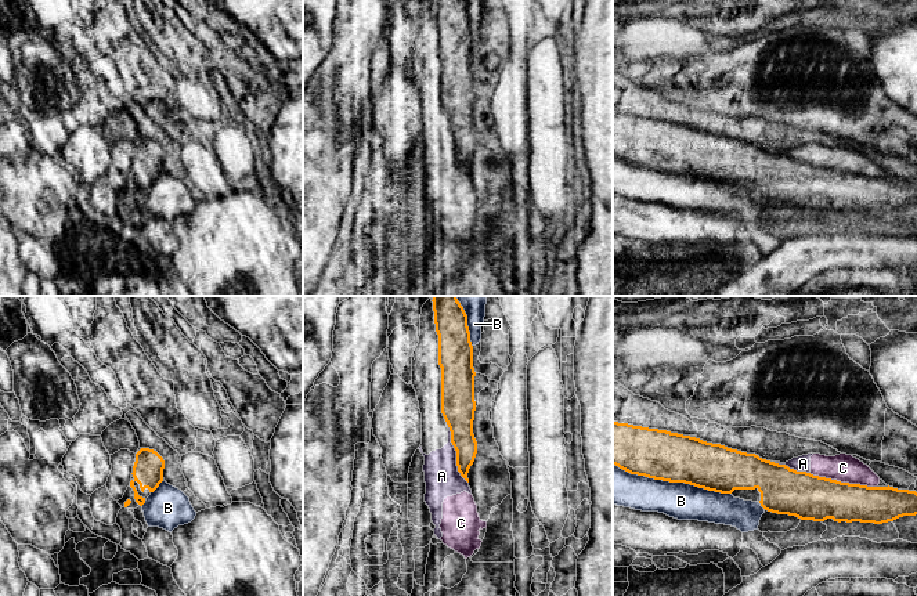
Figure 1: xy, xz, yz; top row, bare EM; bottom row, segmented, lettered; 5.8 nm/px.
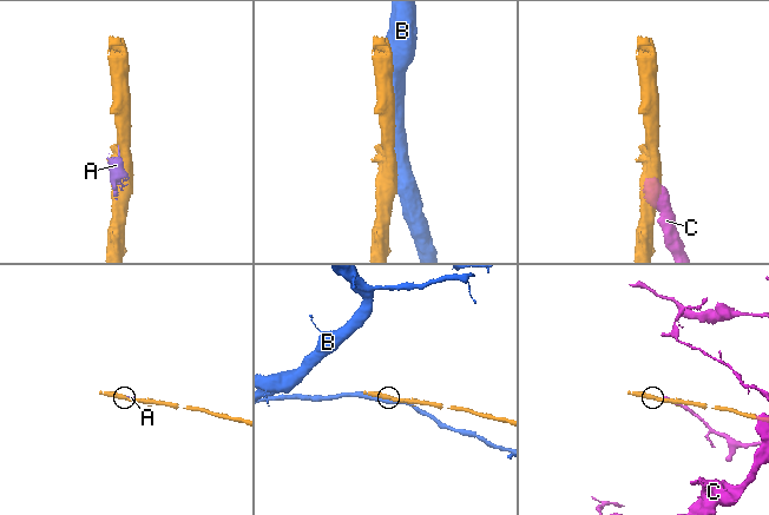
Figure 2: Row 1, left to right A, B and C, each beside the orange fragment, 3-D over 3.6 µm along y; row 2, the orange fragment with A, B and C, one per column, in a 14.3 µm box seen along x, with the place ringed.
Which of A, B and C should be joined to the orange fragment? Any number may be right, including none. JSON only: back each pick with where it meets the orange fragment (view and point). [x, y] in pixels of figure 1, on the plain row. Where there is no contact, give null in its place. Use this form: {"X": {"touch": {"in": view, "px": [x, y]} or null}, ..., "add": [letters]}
{"add": []}

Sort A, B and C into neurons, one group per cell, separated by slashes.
A C / B

